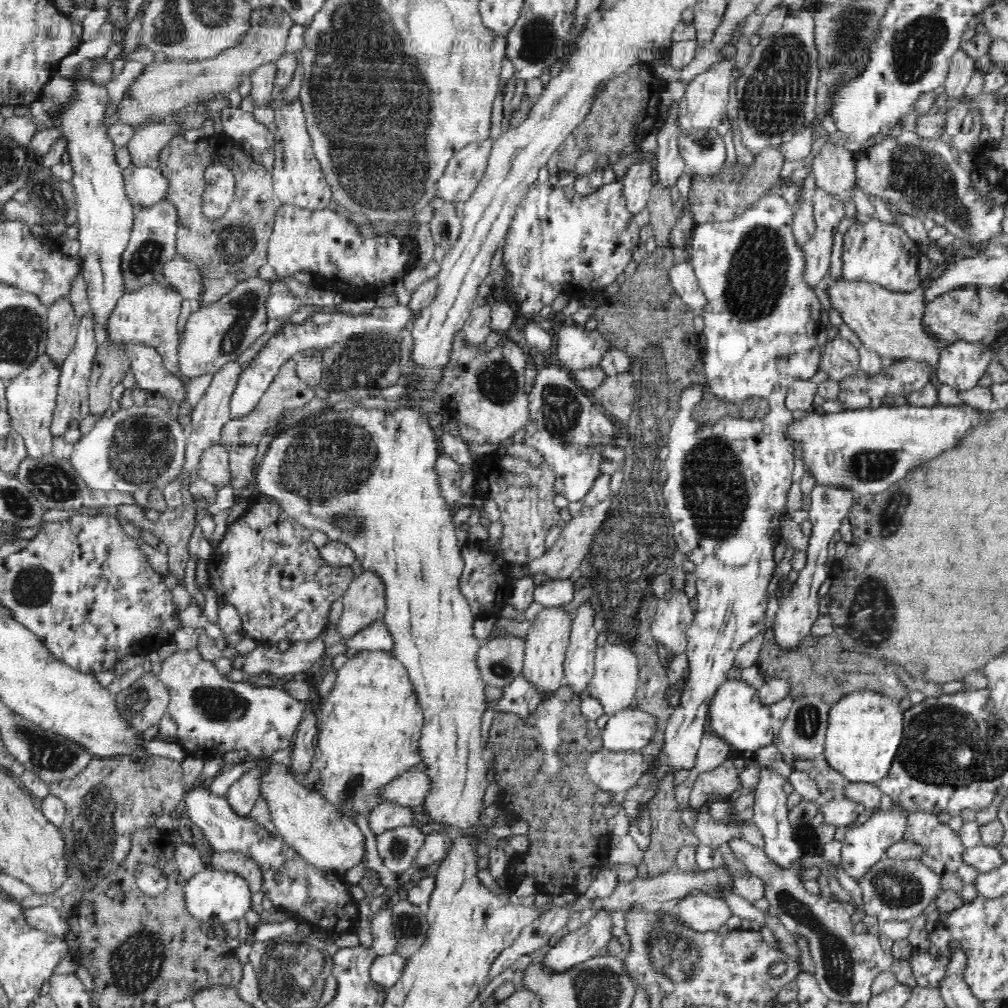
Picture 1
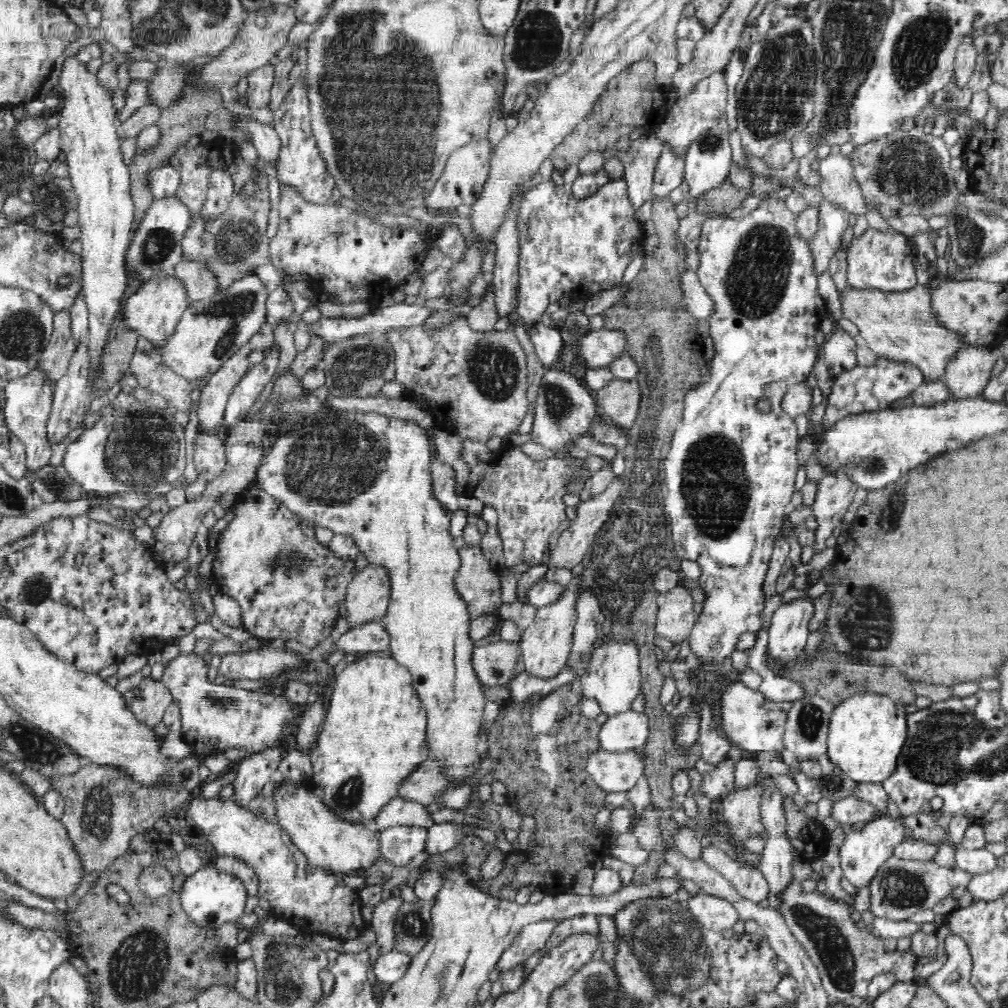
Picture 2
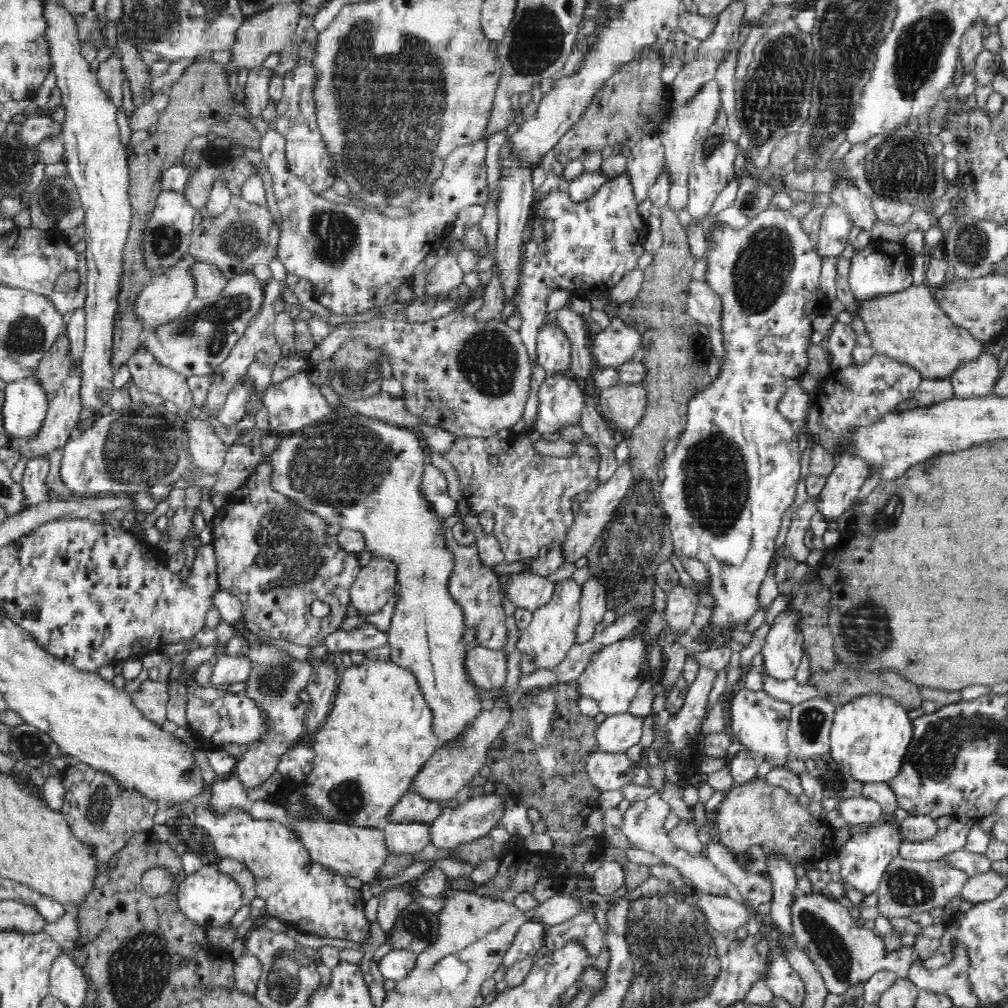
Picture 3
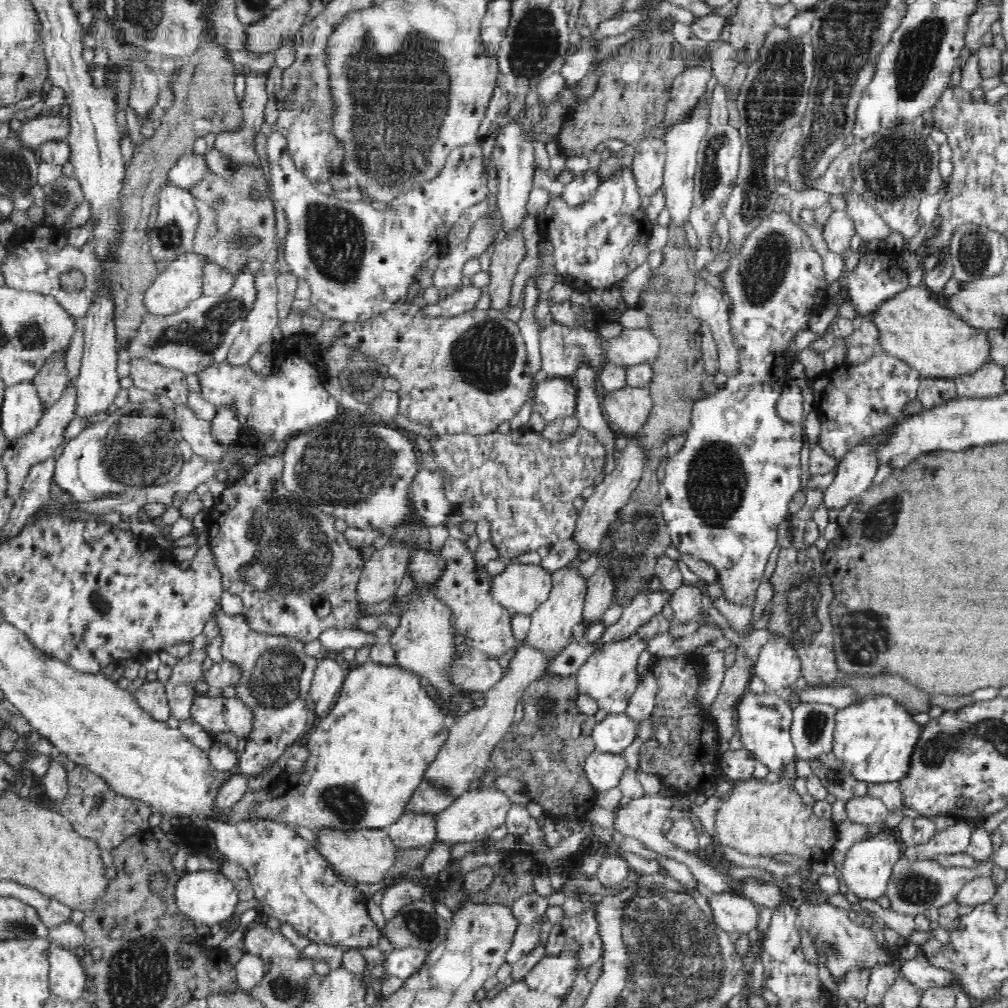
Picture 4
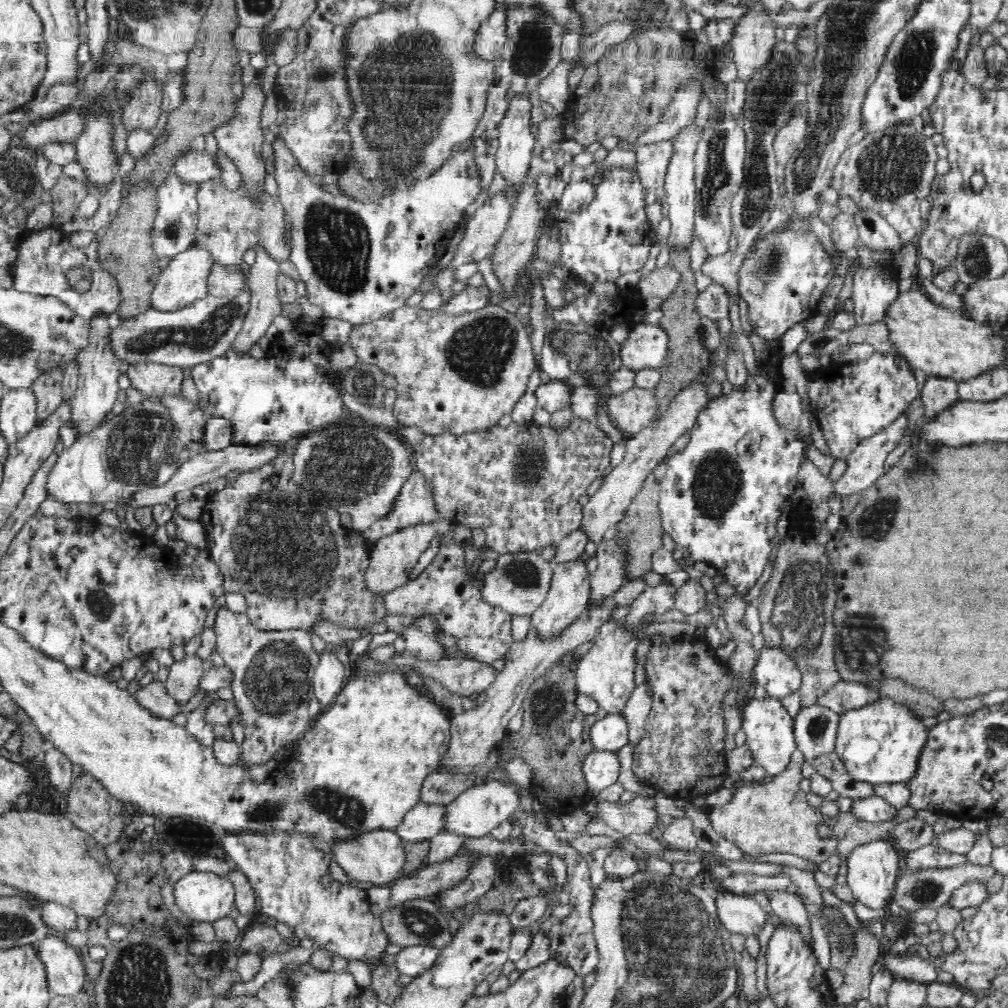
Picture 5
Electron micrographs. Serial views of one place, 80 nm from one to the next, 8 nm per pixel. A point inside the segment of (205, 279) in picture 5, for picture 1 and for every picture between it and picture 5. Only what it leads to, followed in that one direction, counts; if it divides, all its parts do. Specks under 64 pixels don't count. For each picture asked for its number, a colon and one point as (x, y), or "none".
1: (149, 316)
2: (153, 311)
3: (170, 291)
4: (180, 283)

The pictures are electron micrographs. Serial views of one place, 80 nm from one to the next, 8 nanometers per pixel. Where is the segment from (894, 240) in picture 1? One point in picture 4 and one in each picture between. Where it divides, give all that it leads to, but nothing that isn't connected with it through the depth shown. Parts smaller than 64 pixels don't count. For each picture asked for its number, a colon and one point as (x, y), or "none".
2: (877, 260)
3: (882, 267)
4: (875, 279)

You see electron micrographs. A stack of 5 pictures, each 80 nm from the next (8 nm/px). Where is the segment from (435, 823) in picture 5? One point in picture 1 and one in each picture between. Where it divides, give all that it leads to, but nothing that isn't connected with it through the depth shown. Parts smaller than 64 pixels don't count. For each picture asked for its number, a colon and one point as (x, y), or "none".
1: (398, 847)
2: (400, 844)
3: (405, 838)
4: (414, 829)

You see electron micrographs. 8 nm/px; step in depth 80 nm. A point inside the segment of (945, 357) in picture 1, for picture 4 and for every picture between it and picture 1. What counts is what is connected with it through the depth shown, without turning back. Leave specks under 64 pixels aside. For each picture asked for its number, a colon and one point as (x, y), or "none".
2: (968, 376)
3: (978, 379)
4: (989, 382)

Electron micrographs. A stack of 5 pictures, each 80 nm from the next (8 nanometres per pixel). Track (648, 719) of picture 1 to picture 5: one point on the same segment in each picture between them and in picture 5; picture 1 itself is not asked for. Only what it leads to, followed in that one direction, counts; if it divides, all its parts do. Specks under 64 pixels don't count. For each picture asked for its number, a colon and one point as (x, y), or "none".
2: (624, 731)
3: (617, 733)
4: (613, 734)
5: (610, 733)

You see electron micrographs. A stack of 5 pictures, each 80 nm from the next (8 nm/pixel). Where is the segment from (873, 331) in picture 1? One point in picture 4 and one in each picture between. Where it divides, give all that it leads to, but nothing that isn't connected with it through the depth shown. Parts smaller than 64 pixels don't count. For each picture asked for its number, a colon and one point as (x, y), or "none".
2: (901, 327)
3: (909, 326)
4: (915, 326)

